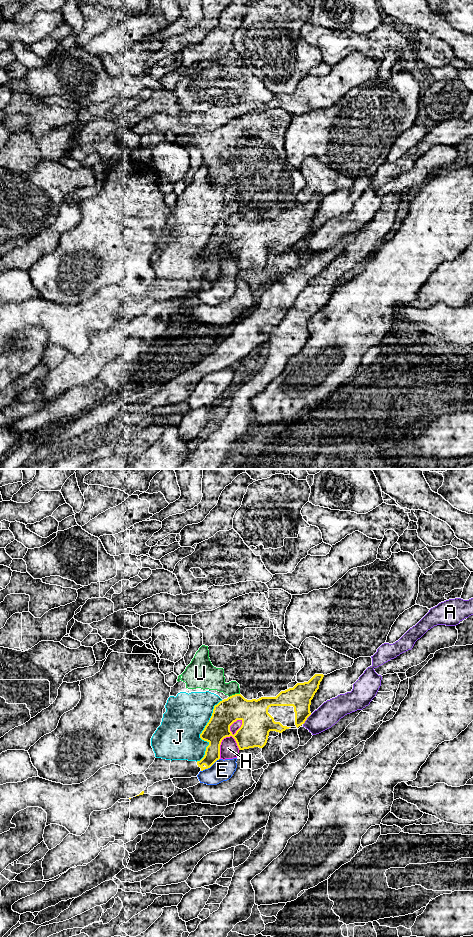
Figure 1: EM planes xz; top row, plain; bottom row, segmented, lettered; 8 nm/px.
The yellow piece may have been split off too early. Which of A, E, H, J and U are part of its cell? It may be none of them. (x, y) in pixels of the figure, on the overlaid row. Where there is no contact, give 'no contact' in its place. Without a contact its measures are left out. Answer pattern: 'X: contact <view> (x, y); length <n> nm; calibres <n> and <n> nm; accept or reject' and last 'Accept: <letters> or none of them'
A: contact xz (306, 719); length 110 nm; calibres 190 and 190 nm; reject
E: contact xz (210, 766); length 190 nm; calibres 140 and 180 nm; reject
H: contact xz (226, 736); length 360 nm; calibres 240 and 140 nm; reject
J: contact xz (202, 732); length 550 nm; calibres 200 and 360 nm; reject
U: contact xz (235, 694); length 90 nm; calibres 220 and 190 nm; reject
Accept: none of them

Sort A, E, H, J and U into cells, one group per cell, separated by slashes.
A / E H / J U

